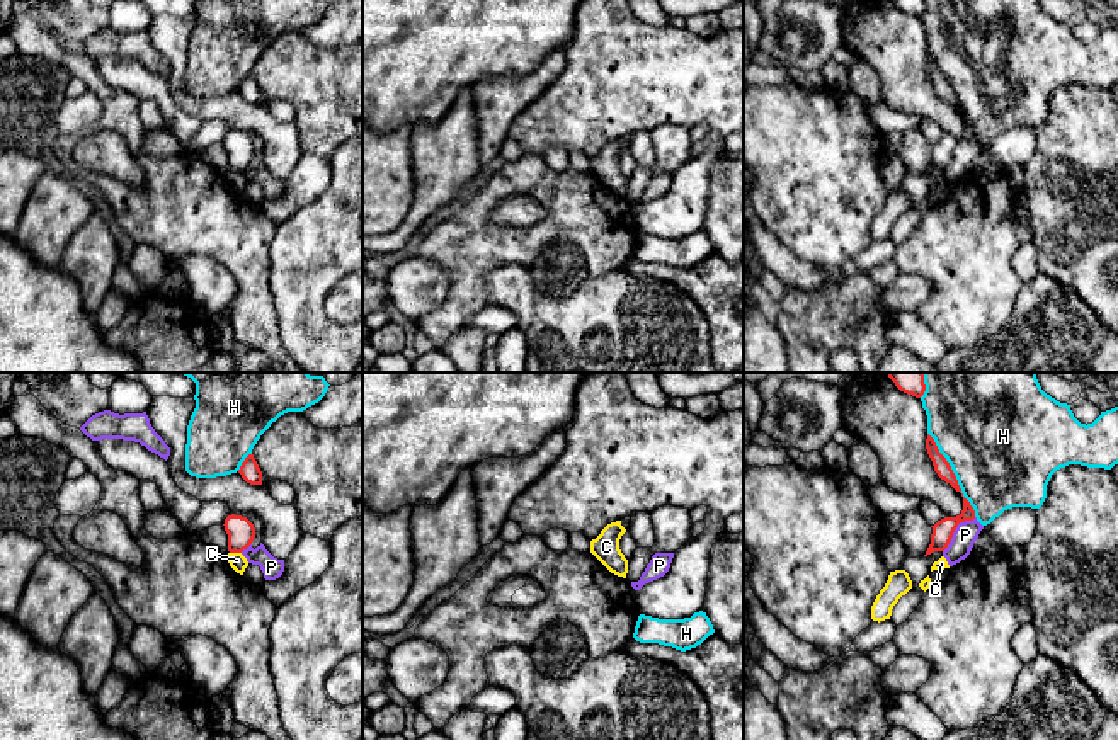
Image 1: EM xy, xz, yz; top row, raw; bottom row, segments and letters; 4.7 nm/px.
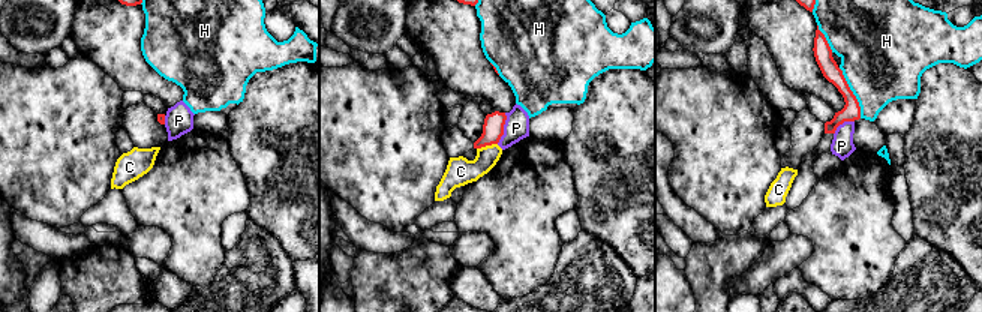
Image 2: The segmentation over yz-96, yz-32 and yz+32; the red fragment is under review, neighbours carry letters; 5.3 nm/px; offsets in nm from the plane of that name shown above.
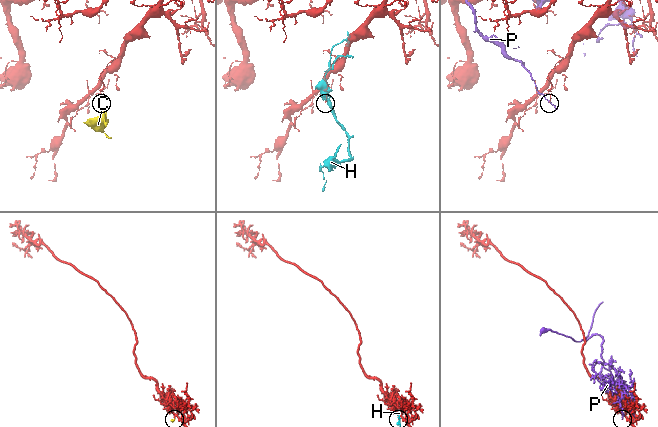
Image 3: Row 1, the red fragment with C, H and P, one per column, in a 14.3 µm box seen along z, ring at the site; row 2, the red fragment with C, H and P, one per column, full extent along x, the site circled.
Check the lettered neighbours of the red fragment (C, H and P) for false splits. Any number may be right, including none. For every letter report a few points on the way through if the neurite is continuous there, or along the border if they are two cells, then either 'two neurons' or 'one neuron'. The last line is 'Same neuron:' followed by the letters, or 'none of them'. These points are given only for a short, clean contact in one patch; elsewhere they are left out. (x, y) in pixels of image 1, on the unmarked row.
C: border xy (230, 170), (240, 172); two neurons
H: two neurons
P: border yz (975, 136), (958, 143), (943, 170); two neurons
Same neuron: none of them

